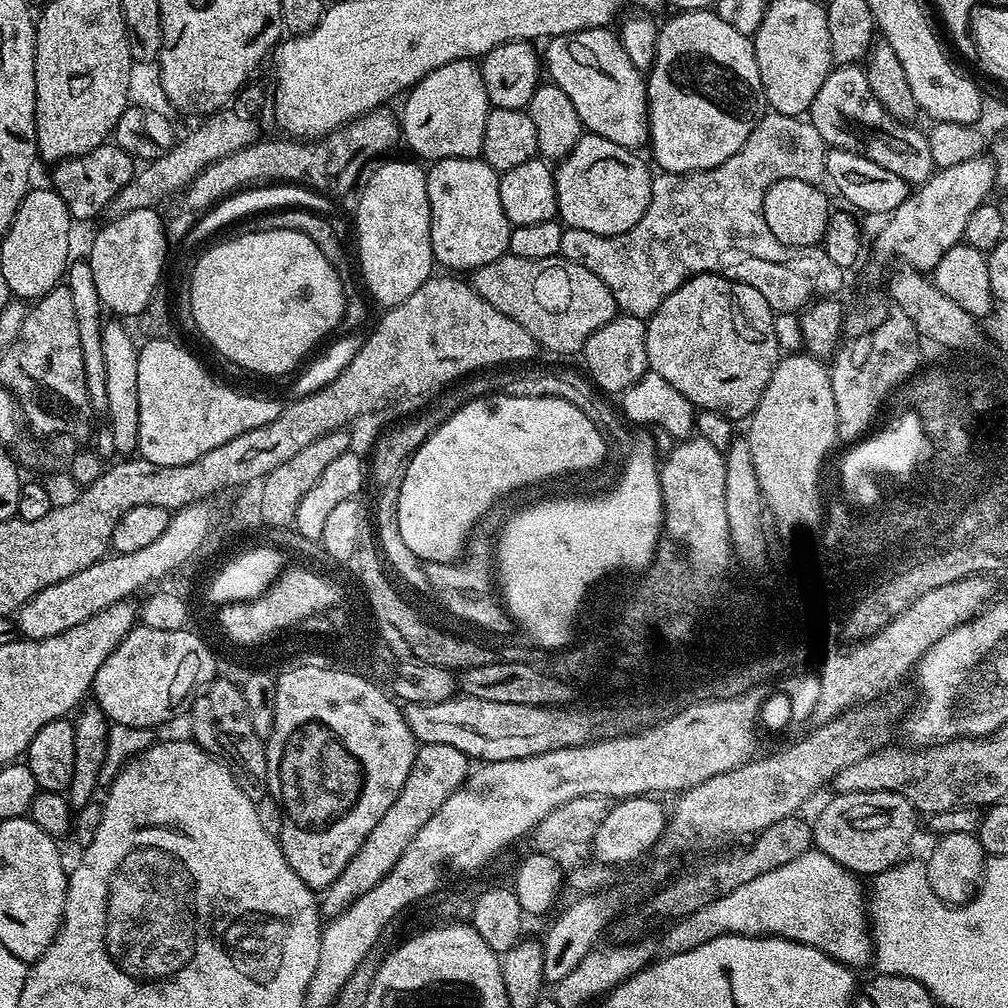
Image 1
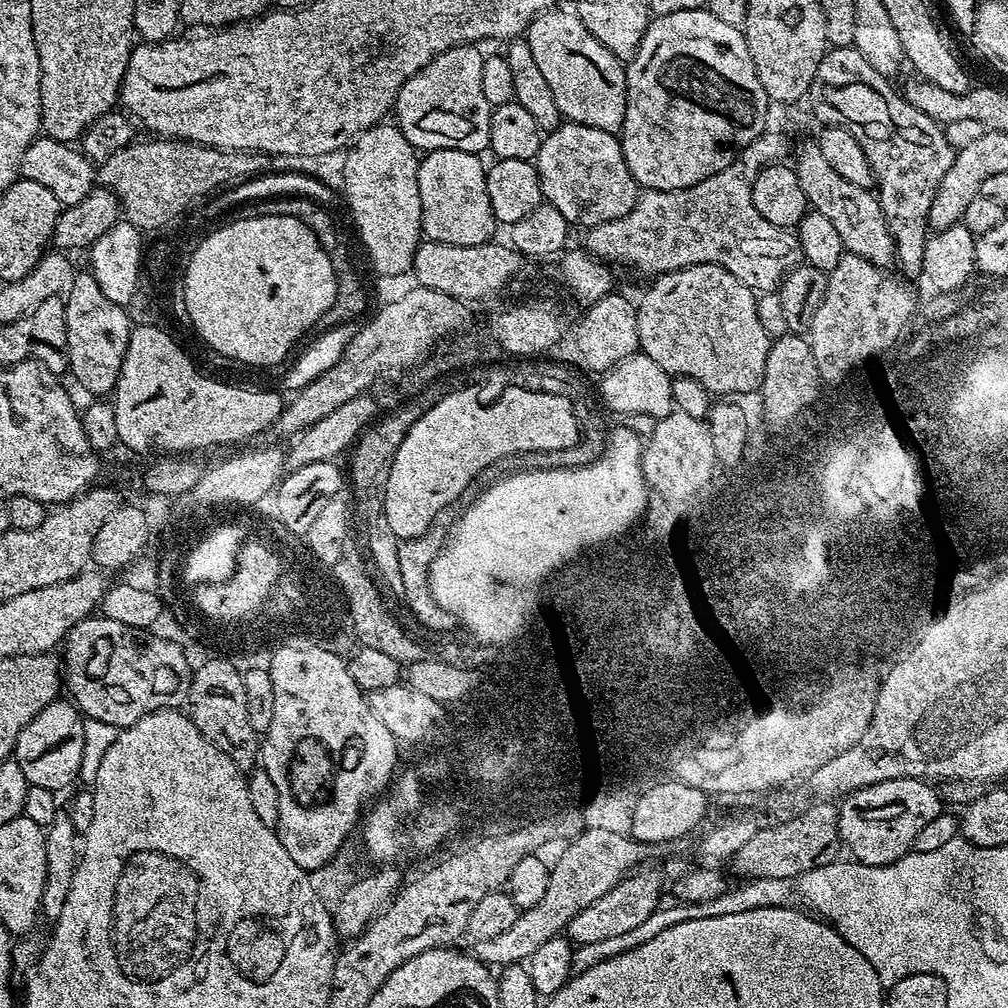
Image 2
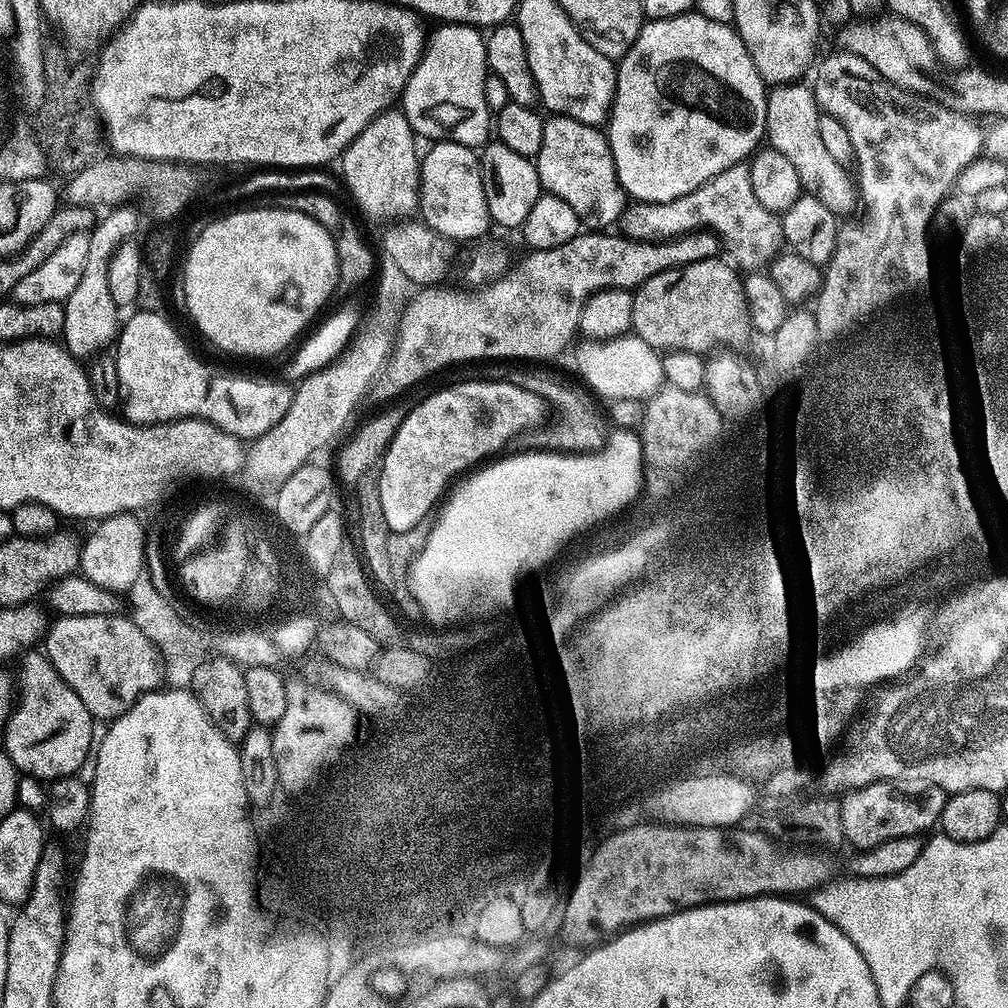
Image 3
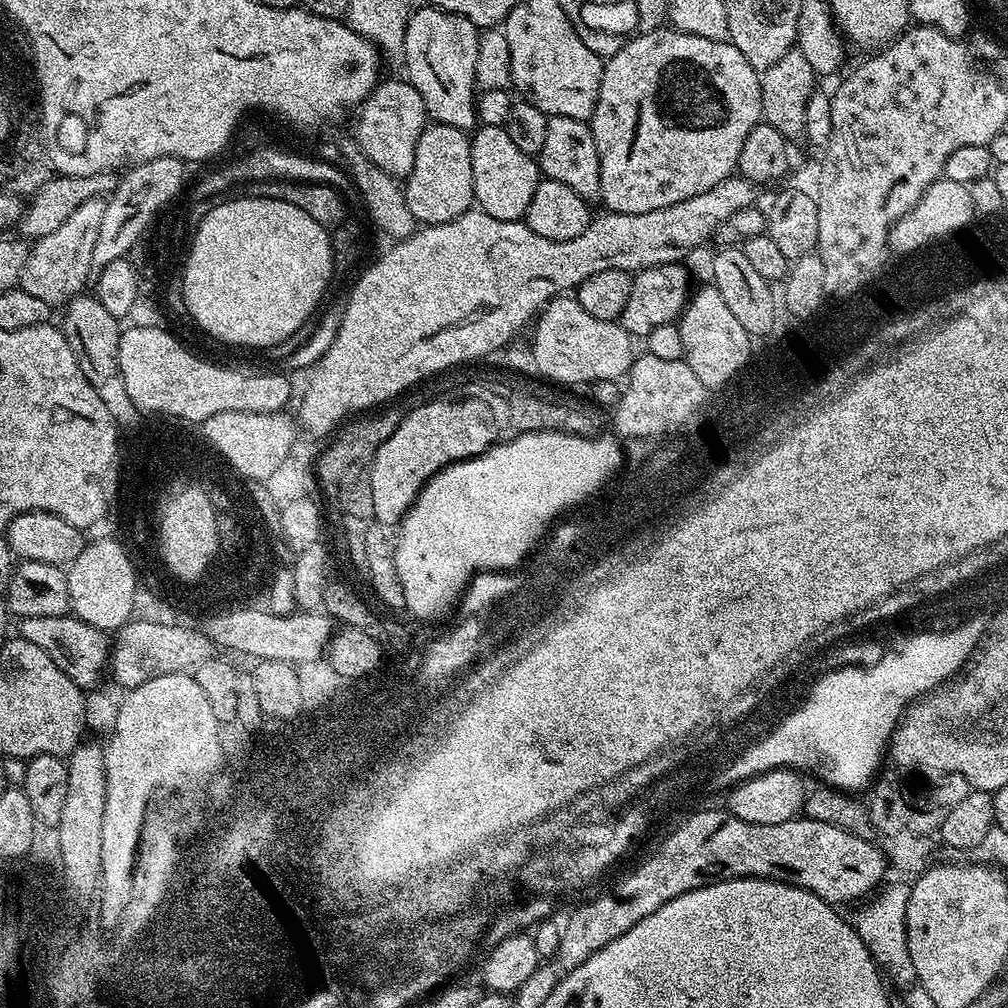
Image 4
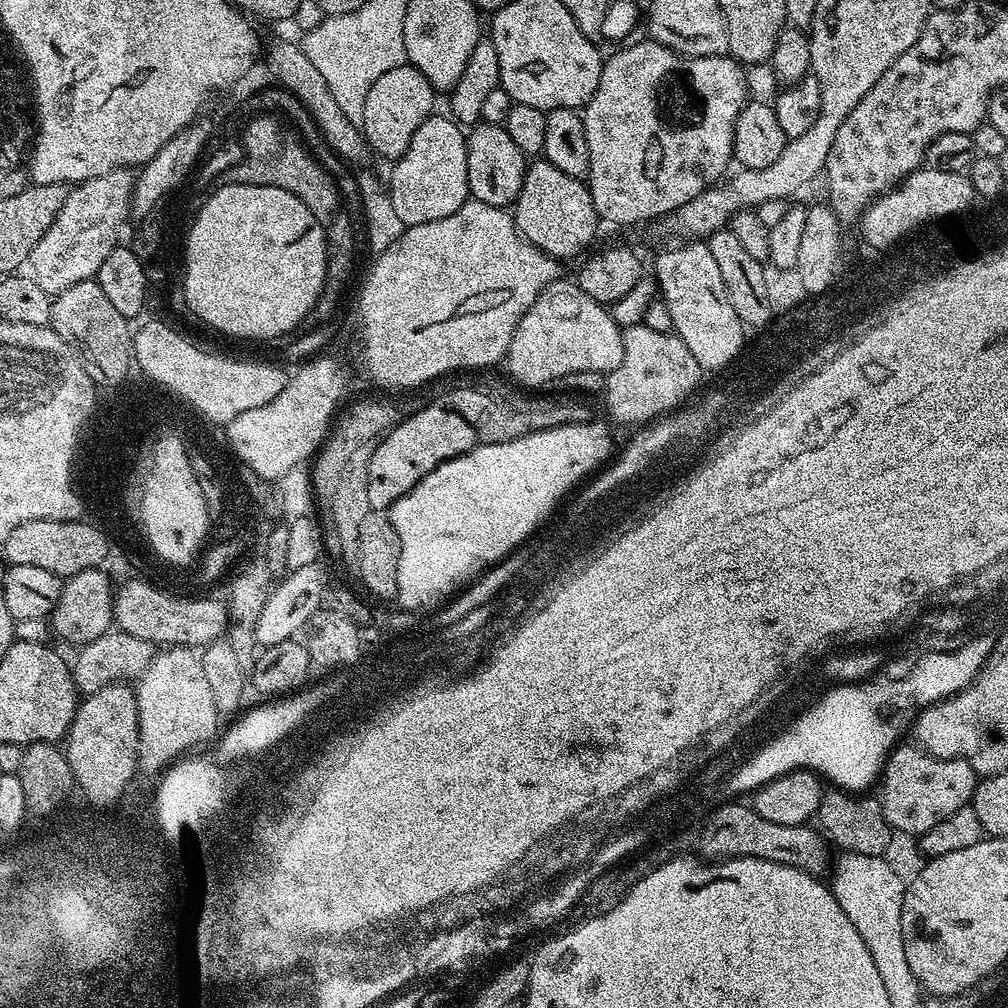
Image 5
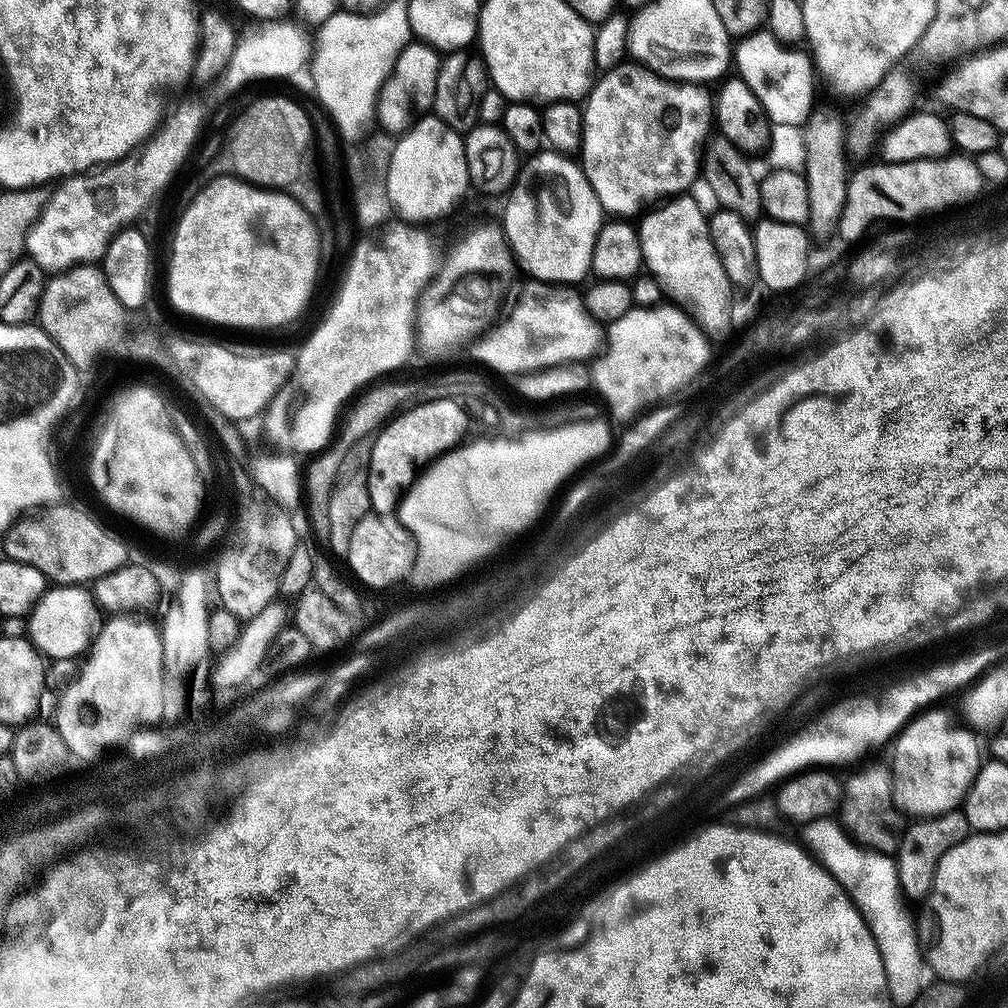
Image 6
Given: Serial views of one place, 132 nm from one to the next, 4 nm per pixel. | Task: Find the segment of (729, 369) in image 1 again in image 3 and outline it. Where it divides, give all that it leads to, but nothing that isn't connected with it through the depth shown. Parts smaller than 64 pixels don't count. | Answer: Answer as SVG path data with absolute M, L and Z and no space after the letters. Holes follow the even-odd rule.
M717 258L690 262L690 266L681 268L671 268L662 274L654 274L654 278L635 289L632 292L634 312L631 326L635 336L657 350L690 351L699 354L705 353L704 350L712 344L732 346L745 338L750 331L750 325L742 282L738 276L736 278L737 269L731 263L723 264L722 261L723 259Z

